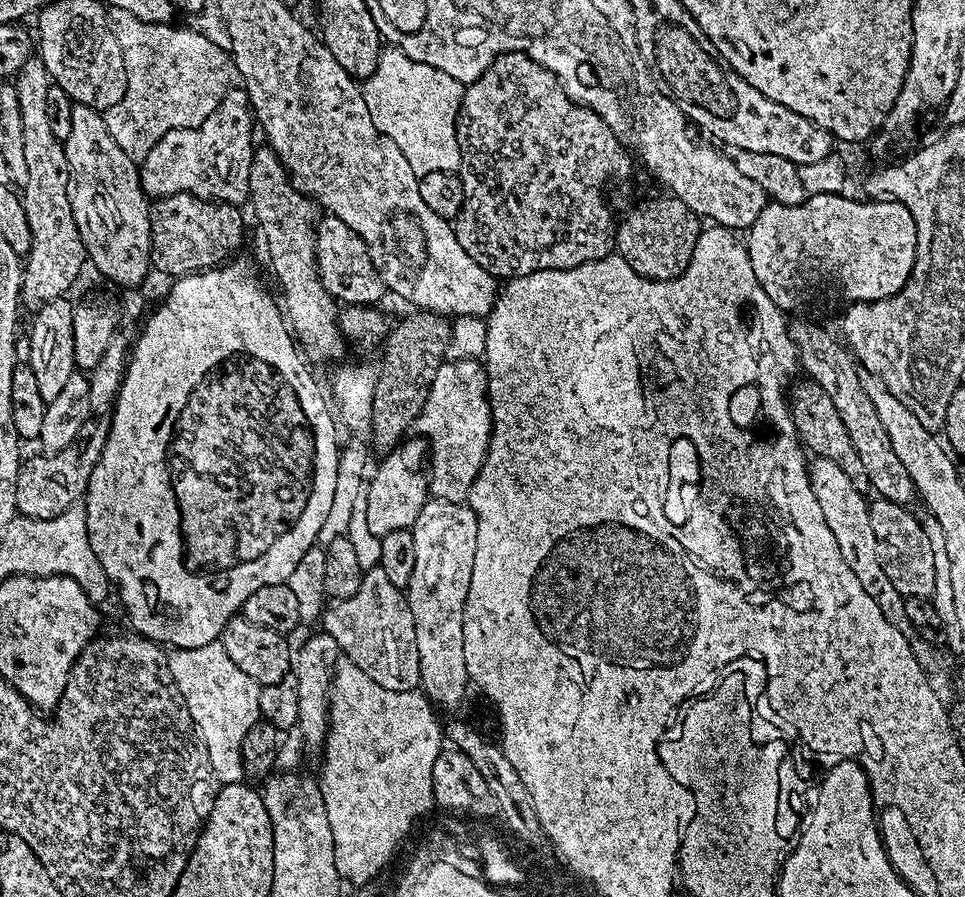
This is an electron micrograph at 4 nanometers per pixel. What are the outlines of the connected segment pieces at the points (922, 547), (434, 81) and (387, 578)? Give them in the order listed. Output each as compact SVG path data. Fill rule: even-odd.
M888 498L872 500L868 507L868 521L870 522L872 538L876 544L877 560L884 577L890 582L891 588L902 598L931 597L936 582L936 567L934 566L934 552L928 536L919 517L916 518L908 509Z
M403 54L393 55L388 68L380 66L375 76L363 81L367 100L380 127L393 136L407 153L420 176L460 172L464 155L456 133L458 106L465 87L459 77Z
M383 566L371 569L365 575L362 590L356 596L339 599L336 606L323 611L320 623L325 626L336 642L336 647L351 655L369 677L384 690L395 692L421 691L424 687L424 663L422 650L418 650L418 634L414 630L414 614L410 610L408 589L389 568Z

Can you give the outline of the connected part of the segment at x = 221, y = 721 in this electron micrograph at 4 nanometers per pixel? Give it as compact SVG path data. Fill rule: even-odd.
M226 646L193 656L177 655L172 665L178 674L178 682L182 682L182 690L186 690L186 698L190 698L190 706L198 718L204 737L210 742L212 761L221 781L225 785L239 785L246 738L250 738L252 731L262 724L260 684L254 682L254 678L250 678L250 674L246 674L238 662L234 662L234 654Z

